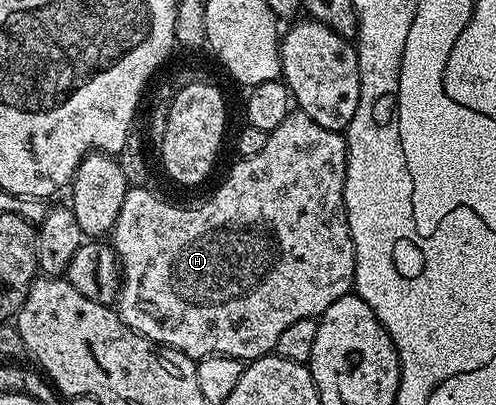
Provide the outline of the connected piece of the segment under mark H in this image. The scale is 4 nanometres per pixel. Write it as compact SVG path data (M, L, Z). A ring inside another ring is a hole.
M293 109L286 116L286 120L278 124L278 128L268 131L266 148L262 148L258 156L236 160L229 168L224 183L213 192L212 199L194 207L193 210L171 206L170 203L155 198L148 188L129 188L122 200L122 212L118 212L118 220L110 235L110 245L120 260L120 293L116 296L114 306L122 321L131 330L137 330L159 346L169 346L193 360L210 356L251 360L273 353L278 344L278 336L282 336L282 332L286 332L290 324L298 324L298 320L307 318L319 319L320 315L326 312L326 308L334 304L334 300L342 300L342 296L353 293L356 285L356 253L354 240L350 236L348 208L344 201L347 159L348 144L341 131L322 128L322 124L314 124L314 120L306 116L306 112Z

